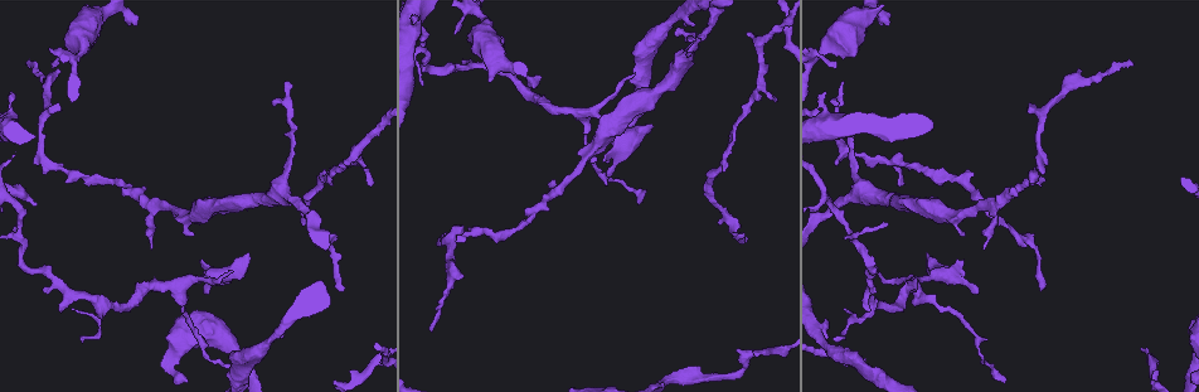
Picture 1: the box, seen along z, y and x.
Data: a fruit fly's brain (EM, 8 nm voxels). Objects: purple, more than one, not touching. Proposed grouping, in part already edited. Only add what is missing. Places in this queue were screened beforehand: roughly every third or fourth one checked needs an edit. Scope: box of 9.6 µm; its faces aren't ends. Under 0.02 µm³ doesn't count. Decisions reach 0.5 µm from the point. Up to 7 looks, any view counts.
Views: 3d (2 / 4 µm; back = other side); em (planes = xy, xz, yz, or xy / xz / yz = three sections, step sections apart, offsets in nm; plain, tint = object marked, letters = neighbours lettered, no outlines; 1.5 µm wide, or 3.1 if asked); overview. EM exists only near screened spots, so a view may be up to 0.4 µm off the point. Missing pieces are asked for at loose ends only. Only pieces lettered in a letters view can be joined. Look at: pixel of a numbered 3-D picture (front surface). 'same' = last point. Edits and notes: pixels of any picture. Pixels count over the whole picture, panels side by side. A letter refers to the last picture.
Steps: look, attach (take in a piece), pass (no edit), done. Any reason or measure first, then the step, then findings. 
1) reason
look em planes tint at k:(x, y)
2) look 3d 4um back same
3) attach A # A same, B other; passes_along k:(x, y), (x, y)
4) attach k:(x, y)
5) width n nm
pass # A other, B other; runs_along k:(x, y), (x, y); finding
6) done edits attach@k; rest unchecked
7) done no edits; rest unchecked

free end
look 3d 2um at 1:(370, 184)

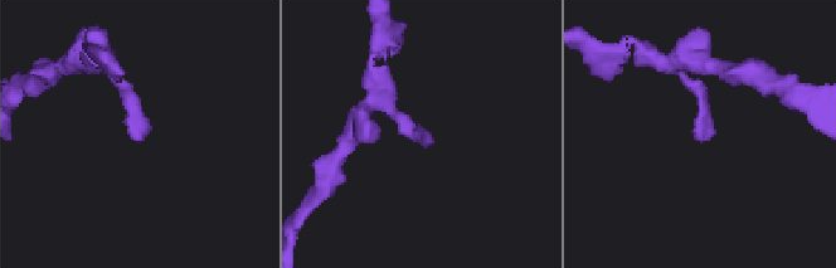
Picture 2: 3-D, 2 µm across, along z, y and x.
look em planes tint at 2:(142, 136)

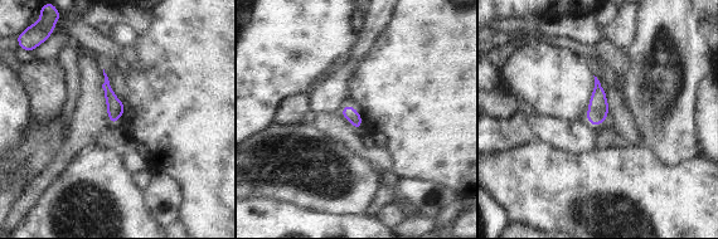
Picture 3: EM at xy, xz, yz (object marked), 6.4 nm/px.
look em planes letters same

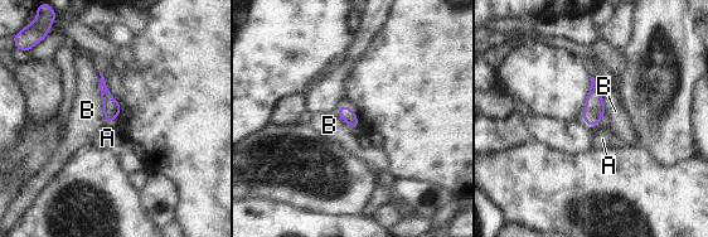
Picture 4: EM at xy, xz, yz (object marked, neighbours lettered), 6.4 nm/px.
pass # A other, B other; border 4:(100, 68), (98, 92), (107, 124); no lettered piece goes on from it

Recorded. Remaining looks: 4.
look em planes plain at 1:(868, 311)

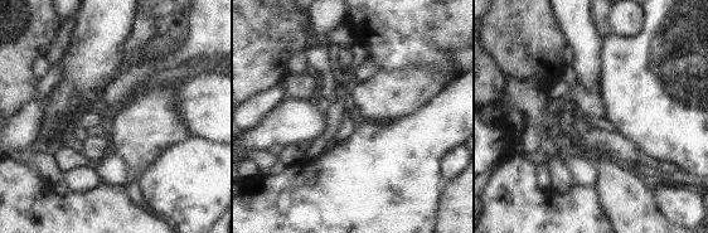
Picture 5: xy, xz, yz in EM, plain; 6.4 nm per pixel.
what lies round it
look em planes letters same

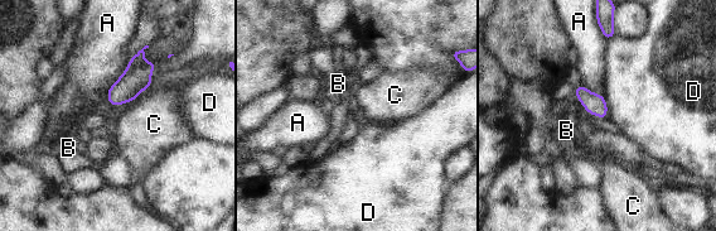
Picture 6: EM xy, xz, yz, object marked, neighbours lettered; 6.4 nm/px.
width 100 nm
pass # A other, B other, C other, D other; border 6:(603, 95), (608, 114); no lettered piece goes on from it

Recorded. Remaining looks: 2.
done no edits; rest unchecked

